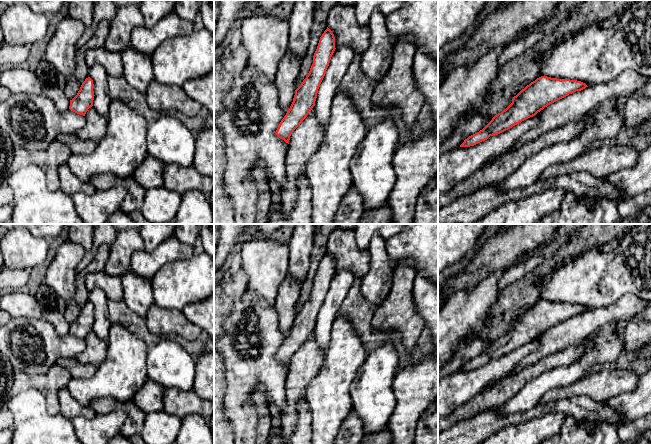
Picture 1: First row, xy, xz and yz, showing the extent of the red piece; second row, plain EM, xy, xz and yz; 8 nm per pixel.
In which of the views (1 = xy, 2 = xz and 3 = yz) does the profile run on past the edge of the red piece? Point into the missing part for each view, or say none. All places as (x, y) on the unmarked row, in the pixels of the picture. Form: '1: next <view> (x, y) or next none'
1: next none
2: next none
3: next none

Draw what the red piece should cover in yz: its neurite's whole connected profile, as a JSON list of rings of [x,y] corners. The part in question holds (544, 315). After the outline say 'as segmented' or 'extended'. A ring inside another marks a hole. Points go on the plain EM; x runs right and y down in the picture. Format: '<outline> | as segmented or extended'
[[[541,300],[514,320],[505,334],[495,339],[482,354],[465,363],[460,371],[474,370],[500,358],[535,340],[548,329],[586,311],[585,307],[577,304]]] | as segmented

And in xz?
[[[327,251],[320,261],[310,295],[301,309],[295,314],[290,333],[276,354],[277,361],[283,363],[286,367],[289,368],[292,356],[302,347],[315,330],[318,313],[335,273],[334,258]]] | as segmented

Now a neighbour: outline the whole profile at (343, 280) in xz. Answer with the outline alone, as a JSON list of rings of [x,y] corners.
[[[340,270],[335,273],[331,281],[315,325],[316,342],[324,352],[329,345],[331,328],[338,315],[338,310],[348,295],[354,281],[354,274],[350,270]]]

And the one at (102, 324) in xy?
[[[94,288],[89,291],[89,301],[94,308],[93,332],[101,340],[107,341],[111,322],[109,320],[108,301],[106,294],[100,288]]]

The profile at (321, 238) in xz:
[[[321,224],[319,230],[315,233],[313,249],[311,251],[311,263],[306,278],[301,284],[301,292],[295,306],[295,314],[301,309],[310,295],[313,288],[313,280],[317,273],[320,261],[327,253],[329,237],[338,226],[339,224]]]

